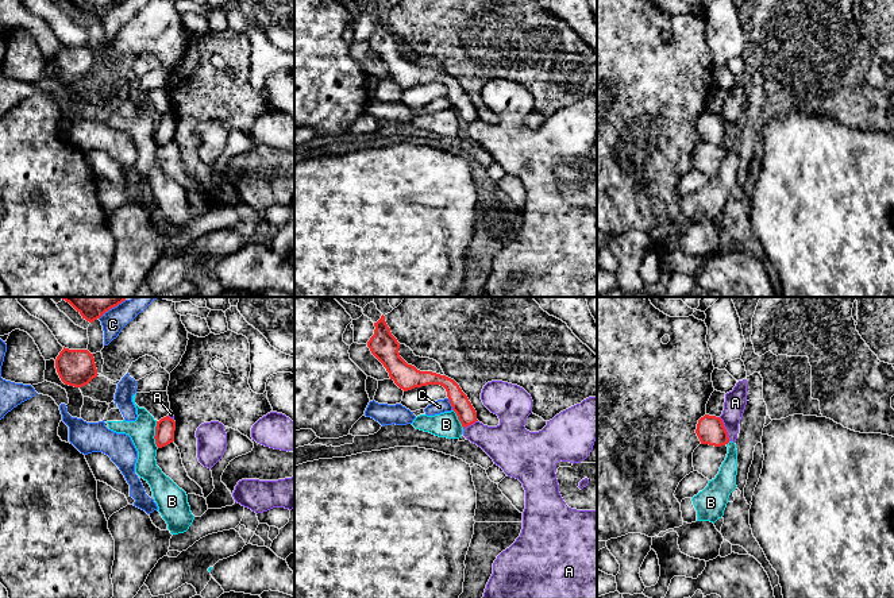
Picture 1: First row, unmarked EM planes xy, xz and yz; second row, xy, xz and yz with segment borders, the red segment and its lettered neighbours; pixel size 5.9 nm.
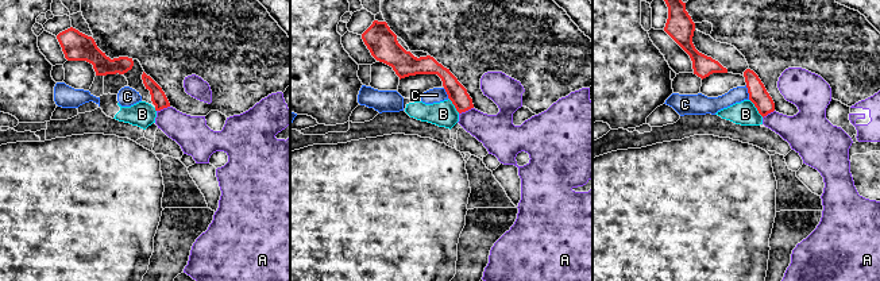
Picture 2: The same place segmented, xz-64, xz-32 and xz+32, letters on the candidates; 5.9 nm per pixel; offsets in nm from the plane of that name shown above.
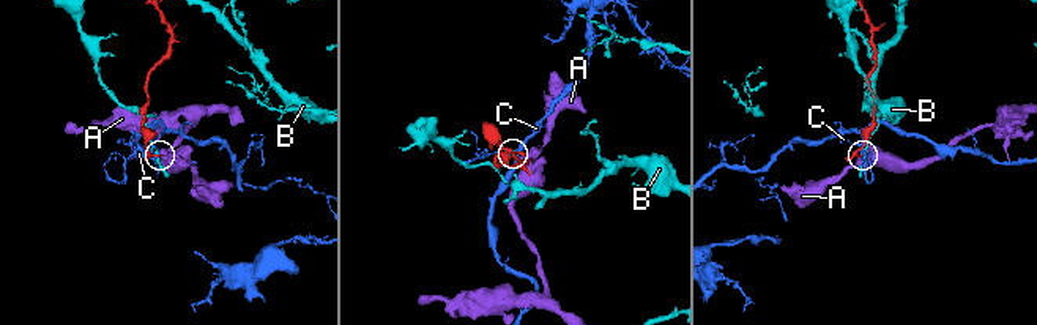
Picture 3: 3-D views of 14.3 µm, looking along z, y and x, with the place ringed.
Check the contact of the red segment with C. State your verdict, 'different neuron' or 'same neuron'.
different neuron

